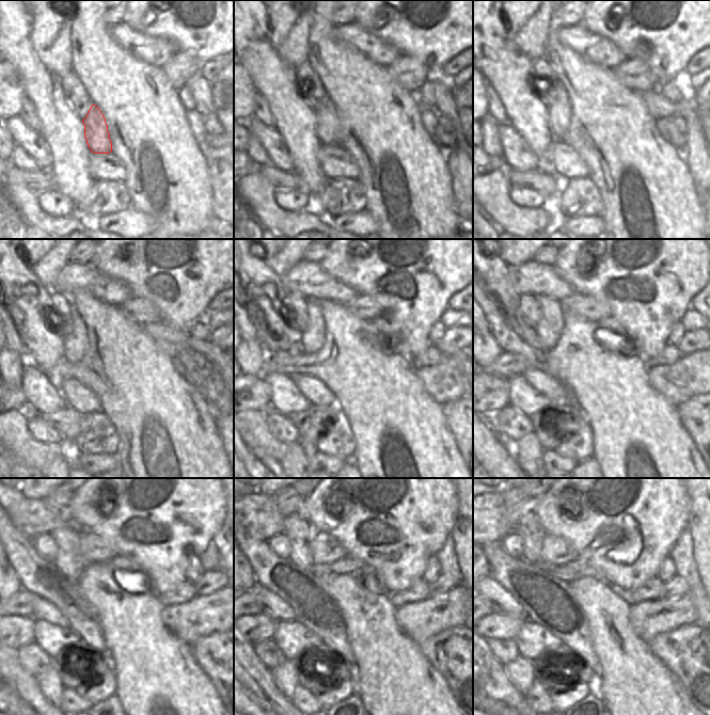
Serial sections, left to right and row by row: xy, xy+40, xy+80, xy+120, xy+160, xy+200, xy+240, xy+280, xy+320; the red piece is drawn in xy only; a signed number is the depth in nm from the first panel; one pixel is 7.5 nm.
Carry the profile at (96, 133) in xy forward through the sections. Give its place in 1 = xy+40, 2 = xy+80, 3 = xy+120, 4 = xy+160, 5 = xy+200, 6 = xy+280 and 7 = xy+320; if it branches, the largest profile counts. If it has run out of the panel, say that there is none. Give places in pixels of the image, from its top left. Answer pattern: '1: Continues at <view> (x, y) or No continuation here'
1: Continues at xy+40 (328, 125)
2: Continues at xy+80 (559, 111)
3: Continues at xy+120 (76, 345)
4: Continues at xy+160 (313, 337)
5: Continues at xy+200 (549, 328)
6: Continues at xy+280 (299, 534)
7: Continues at xy+320 (520, 515).

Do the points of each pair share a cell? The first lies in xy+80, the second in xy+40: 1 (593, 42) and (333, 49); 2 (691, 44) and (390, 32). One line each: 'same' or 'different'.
1: different
2: same

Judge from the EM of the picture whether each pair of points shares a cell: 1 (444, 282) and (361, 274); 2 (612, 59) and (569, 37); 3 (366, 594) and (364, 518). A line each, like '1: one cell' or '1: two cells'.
1: one cell
2: one cell
3: two cells

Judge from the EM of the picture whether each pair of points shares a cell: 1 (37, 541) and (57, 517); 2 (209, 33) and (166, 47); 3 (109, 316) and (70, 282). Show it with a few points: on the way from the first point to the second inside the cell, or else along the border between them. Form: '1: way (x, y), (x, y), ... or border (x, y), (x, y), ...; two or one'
1: border (43, 533), (32, 539); two
2: border (151, 35), (168, 38), (175, 46), (176, 50); two
3: border (68, 296), (77, 290), (87, 290), (103, 302); two

